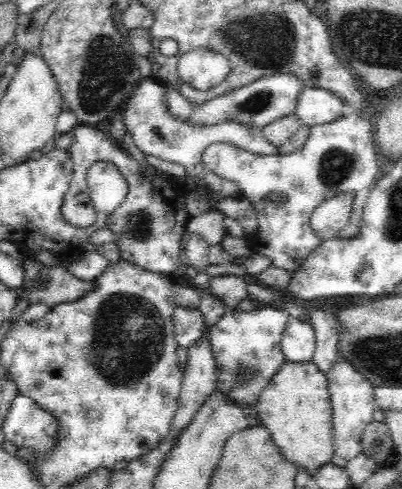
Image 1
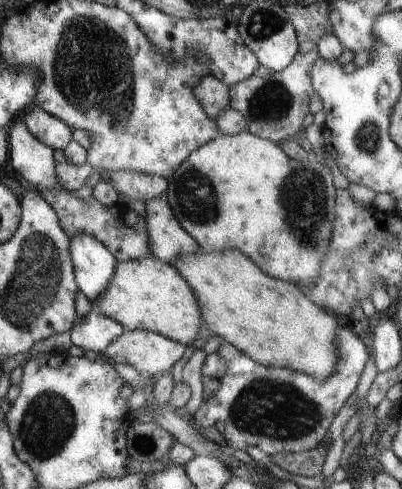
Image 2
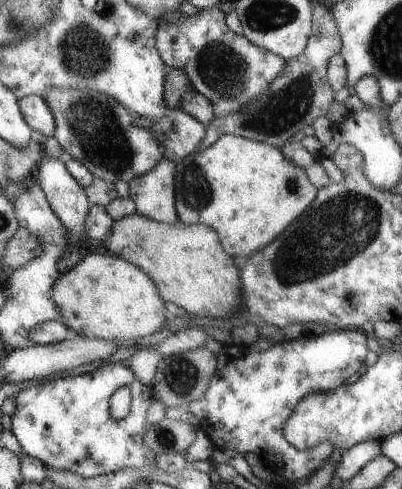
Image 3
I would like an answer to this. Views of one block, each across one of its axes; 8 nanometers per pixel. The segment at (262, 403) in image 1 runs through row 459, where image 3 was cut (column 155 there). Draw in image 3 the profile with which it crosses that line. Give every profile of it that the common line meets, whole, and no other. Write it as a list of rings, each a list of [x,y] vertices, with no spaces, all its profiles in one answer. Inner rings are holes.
[[[89,254],[67,274],[61,274],[51,288],[51,300],[59,306],[59,322],[75,330],[77,336],[117,342],[145,342],[163,334],[169,318],[165,300],[151,278],[135,264],[115,258],[115,254]]]

